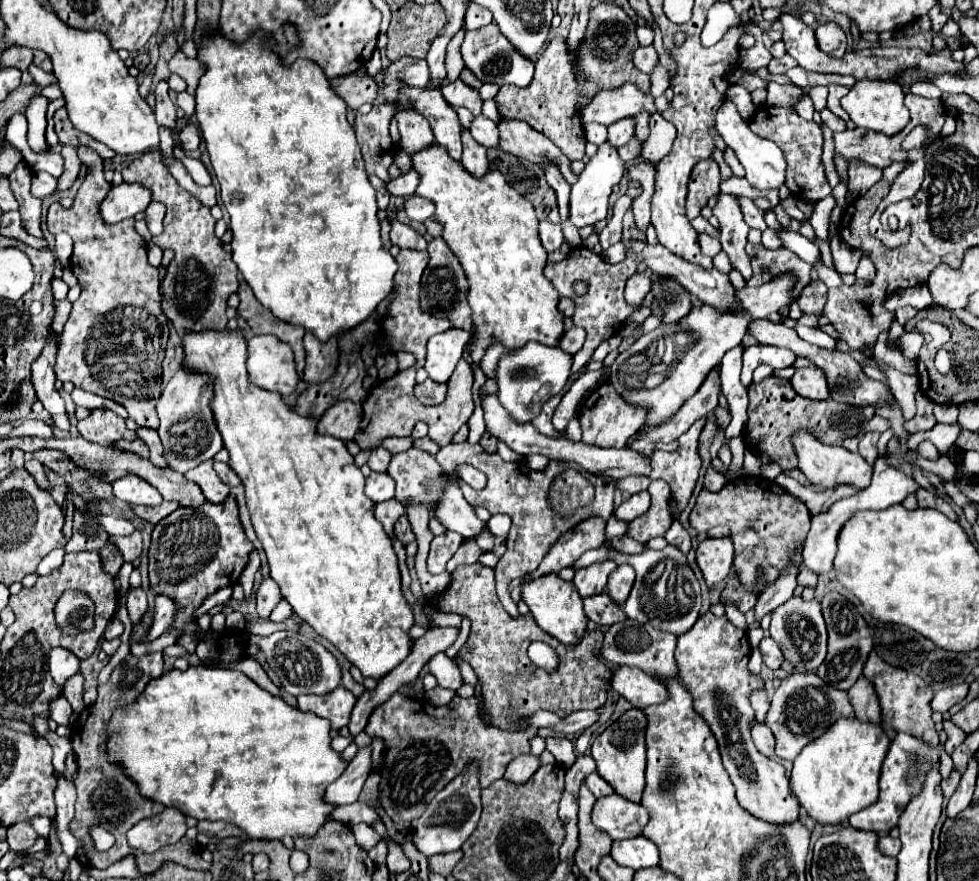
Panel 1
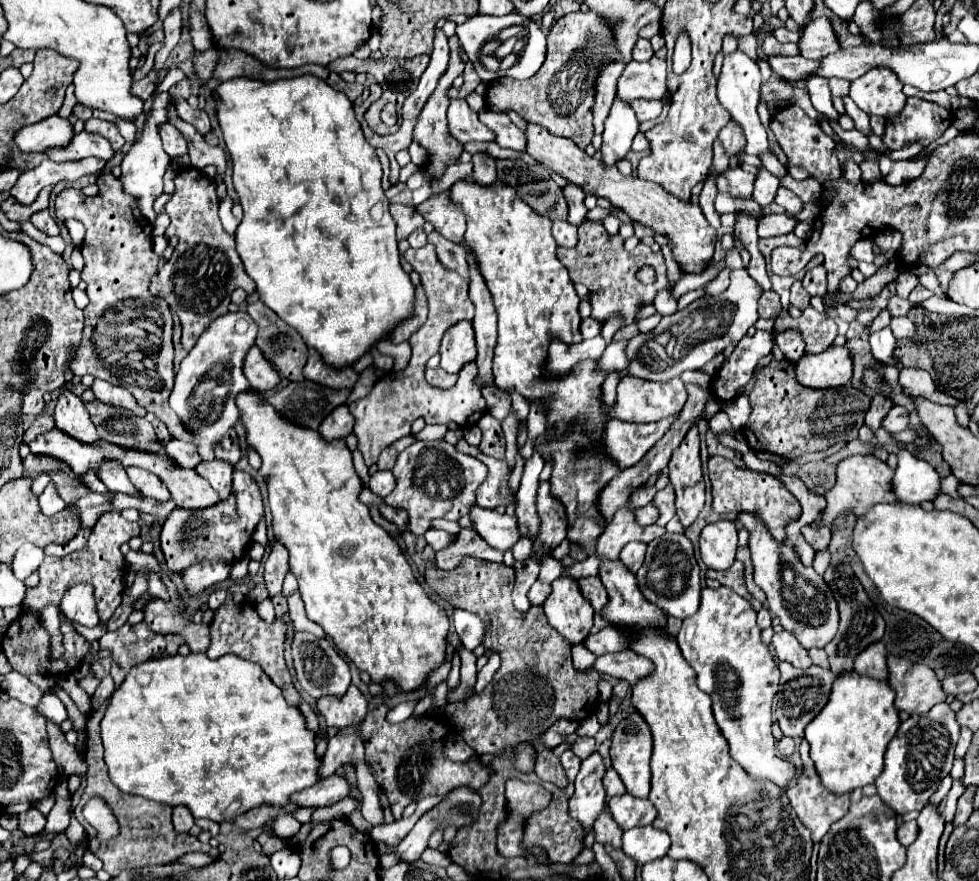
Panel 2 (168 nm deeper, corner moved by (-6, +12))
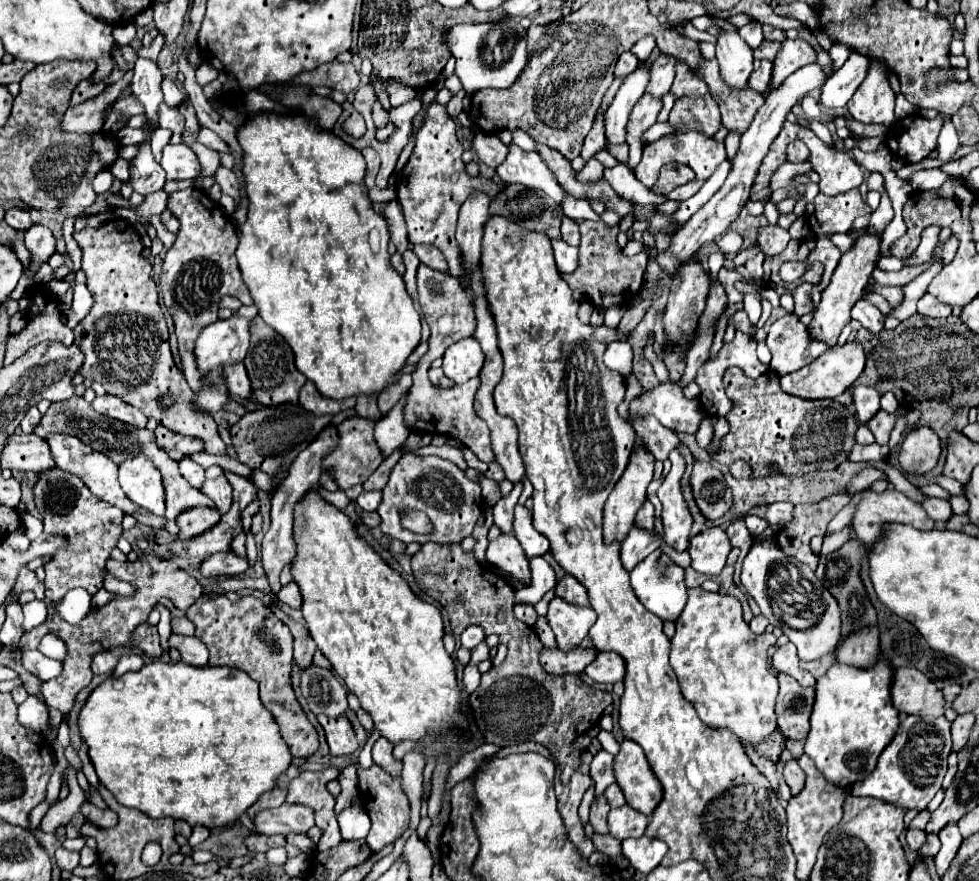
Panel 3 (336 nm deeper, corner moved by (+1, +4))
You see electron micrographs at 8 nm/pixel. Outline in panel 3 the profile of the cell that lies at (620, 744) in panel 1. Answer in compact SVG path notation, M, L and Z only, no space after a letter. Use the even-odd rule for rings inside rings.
M624 739L620 745L620 753L616 755L614 763L616 771L616 783L620 785L626 803L644 813L652 815L652 809L660 803L662 789L660 781L656 781L656 775L652 775L652 767L648 765L648 759L644 757L644 751L638 743Z

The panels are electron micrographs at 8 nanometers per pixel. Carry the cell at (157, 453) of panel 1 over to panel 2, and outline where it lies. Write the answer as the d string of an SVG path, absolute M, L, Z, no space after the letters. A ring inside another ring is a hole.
M169 439L169 441L165 443L165 451L167 451L167 455L173 457L181 467L191 467L191 469L193 469L193 467L201 461L201 457L197 455L197 449L195 449L191 443L187 443L187 441Z

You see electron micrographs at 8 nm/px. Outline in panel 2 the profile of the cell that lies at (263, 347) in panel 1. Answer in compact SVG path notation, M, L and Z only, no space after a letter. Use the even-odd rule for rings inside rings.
M253 345L249 349L243 371L245 371L245 377L249 379L251 387L257 391L269 391L281 383L279 373L275 373L271 361L267 361L267 357L263 357L263 353L259 353L257 345Z

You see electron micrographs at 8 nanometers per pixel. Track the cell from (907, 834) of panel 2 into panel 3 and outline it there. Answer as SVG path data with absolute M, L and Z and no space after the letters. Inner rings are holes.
M908 829L908 831L906 831L906 841L908 841L908 847L910 847L912 851L918 851L918 849L924 845L924 841L926 841L926 831Z

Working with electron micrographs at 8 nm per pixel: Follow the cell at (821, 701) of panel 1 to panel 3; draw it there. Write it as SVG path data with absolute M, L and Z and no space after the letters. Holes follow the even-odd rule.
M778 673L780 681L780 693L776 701L776 717L778 717L778 729L788 739L800 739L804 741L810 729L810 713L814 705L814 689L800 687L792 677Z

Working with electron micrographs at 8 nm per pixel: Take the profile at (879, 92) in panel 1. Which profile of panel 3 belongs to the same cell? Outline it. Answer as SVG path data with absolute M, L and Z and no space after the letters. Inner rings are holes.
M872 61L868 77L848 101L848 113L860 123L878 123L890 127L894 117L896 95L888 83L888 71L880 61Z

